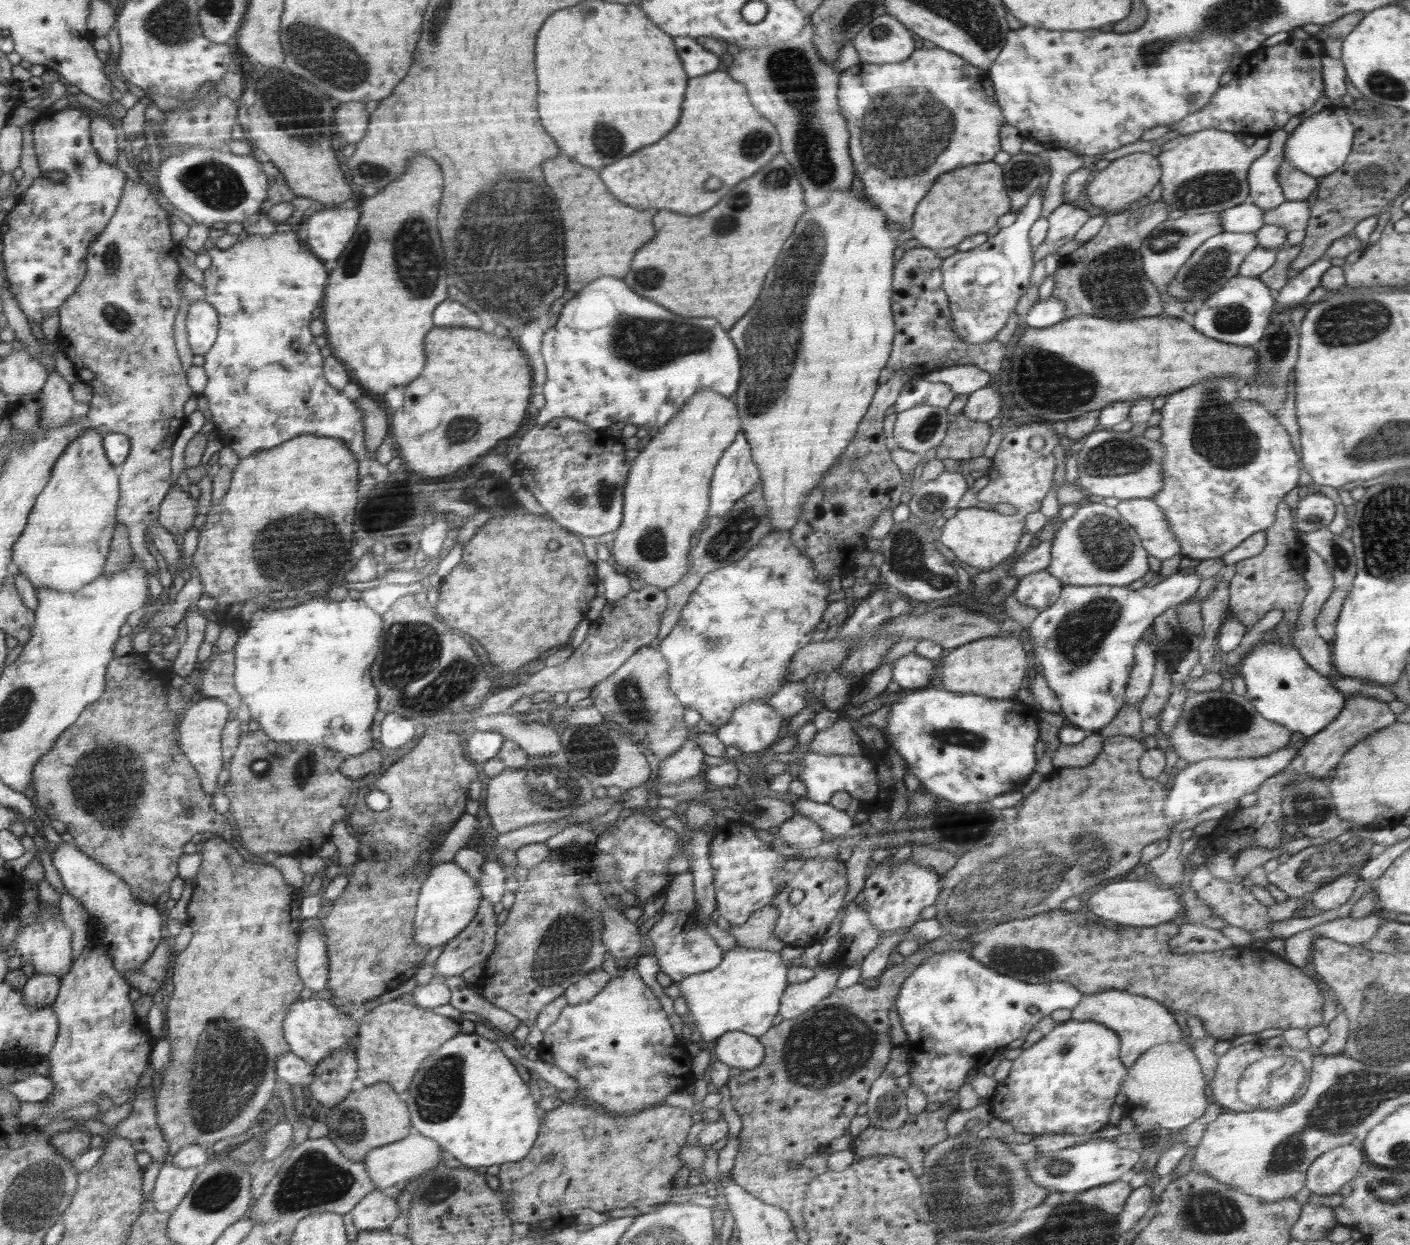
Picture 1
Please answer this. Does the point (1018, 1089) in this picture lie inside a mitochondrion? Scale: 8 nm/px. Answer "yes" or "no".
no

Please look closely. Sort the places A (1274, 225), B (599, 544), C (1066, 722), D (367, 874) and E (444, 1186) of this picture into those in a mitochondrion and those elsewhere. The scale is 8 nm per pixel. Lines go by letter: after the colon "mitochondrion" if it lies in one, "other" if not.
A: other
B: other
C: other
D: other
E: mitochondrion

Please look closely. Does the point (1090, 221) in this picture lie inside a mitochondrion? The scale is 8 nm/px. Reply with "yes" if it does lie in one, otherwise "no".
no

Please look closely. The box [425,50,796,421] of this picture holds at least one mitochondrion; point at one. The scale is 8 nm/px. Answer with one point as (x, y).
(512, 242)

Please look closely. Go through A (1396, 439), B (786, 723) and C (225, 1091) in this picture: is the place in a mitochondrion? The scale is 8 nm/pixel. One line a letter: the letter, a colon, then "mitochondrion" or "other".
A: mitochondrion
B: other
C: mitochondrion

